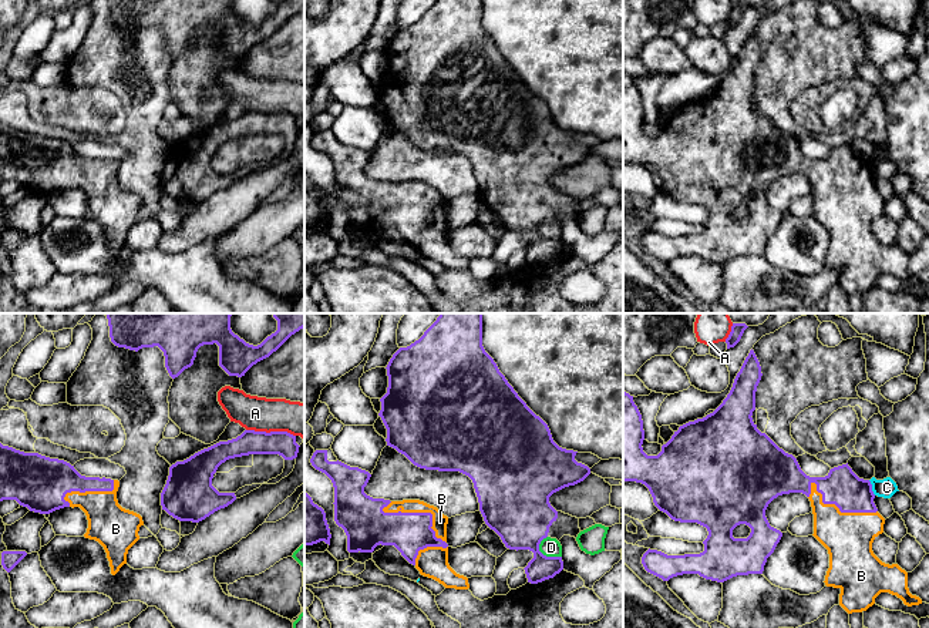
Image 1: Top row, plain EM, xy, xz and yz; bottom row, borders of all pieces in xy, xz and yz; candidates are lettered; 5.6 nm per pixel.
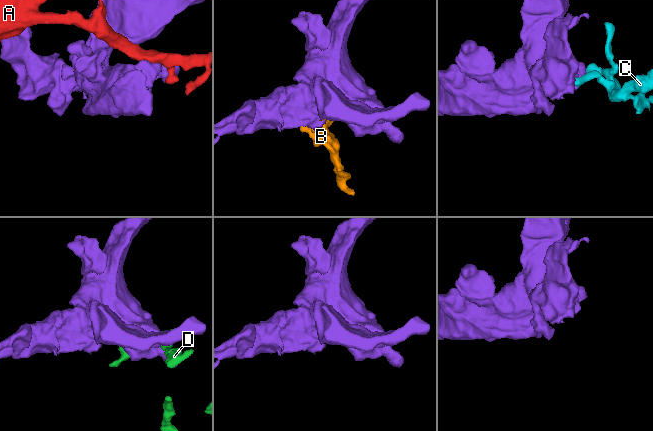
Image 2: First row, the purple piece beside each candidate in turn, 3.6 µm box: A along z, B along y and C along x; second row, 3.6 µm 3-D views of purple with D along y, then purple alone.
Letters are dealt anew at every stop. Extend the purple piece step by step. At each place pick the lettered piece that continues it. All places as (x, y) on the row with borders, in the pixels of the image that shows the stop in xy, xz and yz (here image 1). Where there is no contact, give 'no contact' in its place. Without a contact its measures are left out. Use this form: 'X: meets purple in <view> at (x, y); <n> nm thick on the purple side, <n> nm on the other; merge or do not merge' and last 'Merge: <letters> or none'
A: meets purple in xy at (271, 432); 140 nm thick on the purple side, 190 nm on the other; do not merge
B: meets purple in xz at (423, 513); 220 nm thick on the purple side, 90 nm on the other; merge
C: meets purple in yz at (871, 487); 220 nm thick on the purple side, 110 nm on the other; do not merge
D: meets purple in xz at (545, 556); 320 nm thick on the purple side, 110 nm on the other; do not merge
Merge: B

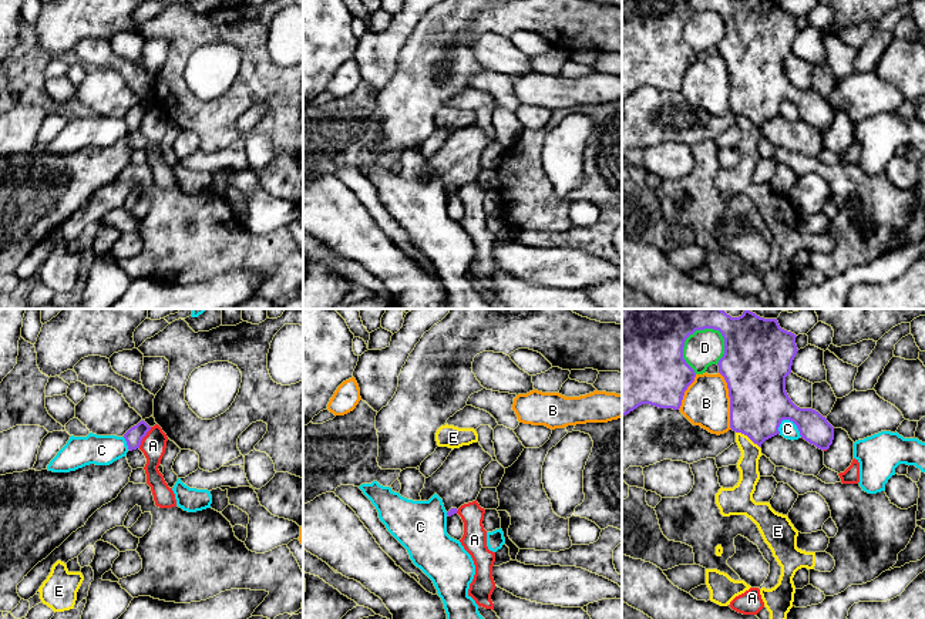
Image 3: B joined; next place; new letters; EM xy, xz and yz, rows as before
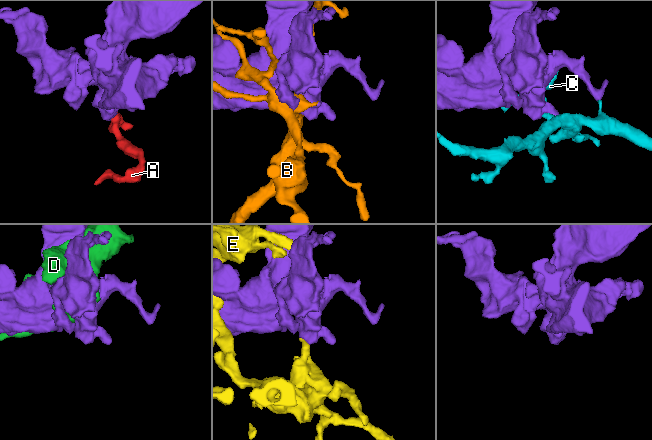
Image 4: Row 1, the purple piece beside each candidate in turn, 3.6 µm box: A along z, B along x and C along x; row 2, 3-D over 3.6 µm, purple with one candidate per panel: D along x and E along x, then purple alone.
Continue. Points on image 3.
A: meets purple in xy at (144, 436); 100 nm thick on the purple side, 140 nm on the other; do not merge
B: meets purple in yz at (730, 400); 380 nm thick on the purple side, 260 nm on the other; do not merge
C: meets purple in yz at (793, 421); 320 nm thick on the purple side, 100 nm on the other; do not merge
D: meets purple in yz at (685, 340); 500 nm thick on the purple side, 200 nm on the other; do not merge
E: meets purple in yz at (747, 436); 320 nm thick on the purple side, 120 nm on the other; do not merge
Merge: none

